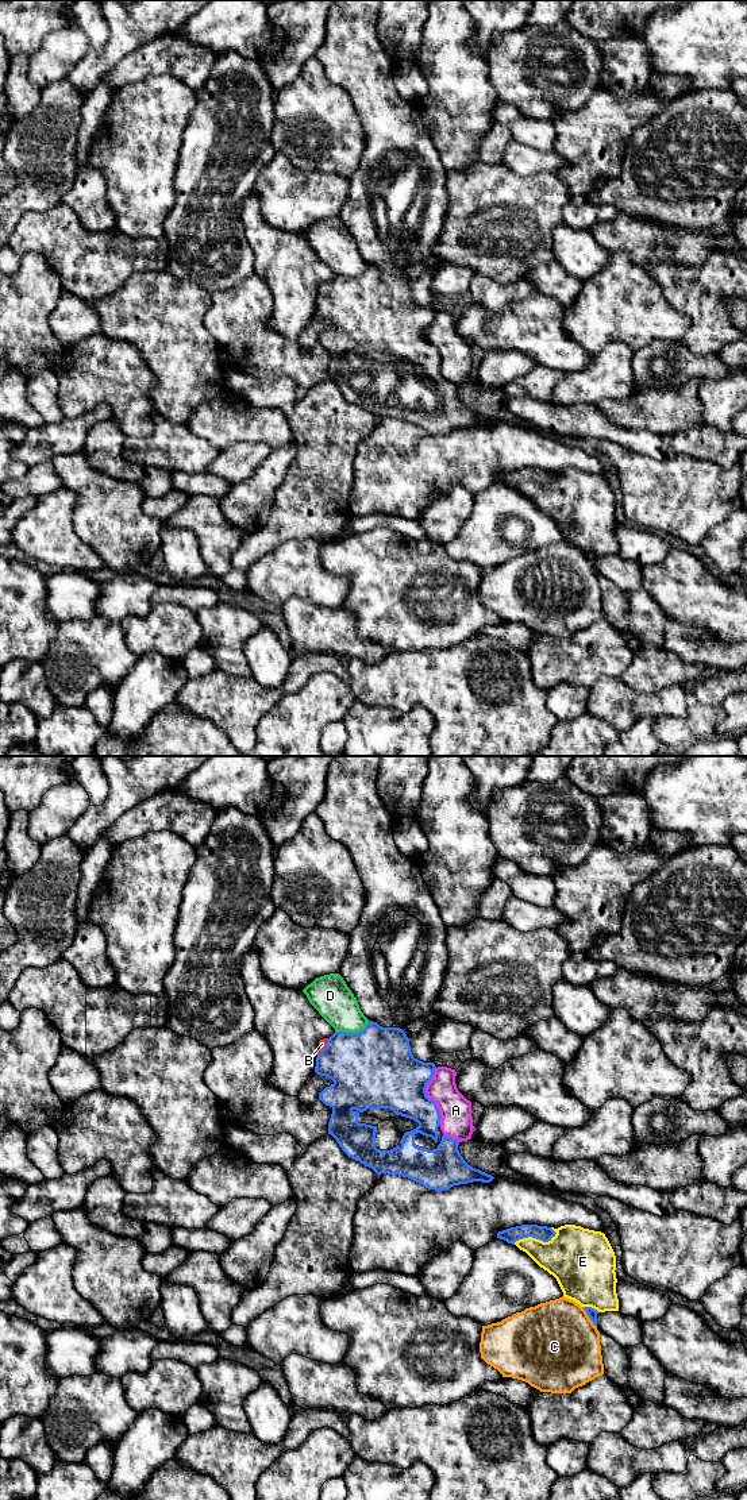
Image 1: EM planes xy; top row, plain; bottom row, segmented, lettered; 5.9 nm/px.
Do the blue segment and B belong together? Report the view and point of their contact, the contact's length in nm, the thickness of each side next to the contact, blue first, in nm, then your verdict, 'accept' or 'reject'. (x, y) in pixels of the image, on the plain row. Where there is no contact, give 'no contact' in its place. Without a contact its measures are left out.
meets blue in xy at (326, 290); contact 120 nm long; 400 nm thick on the blue side, 50 nm on the other; accept

